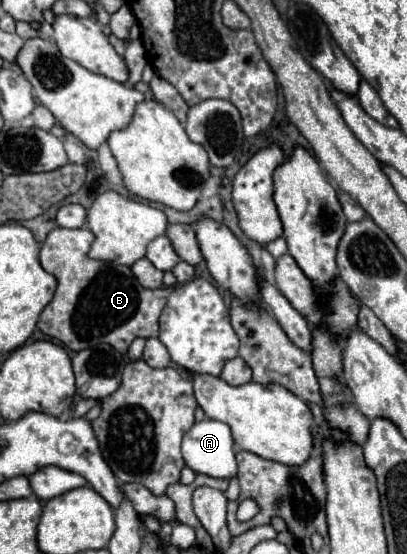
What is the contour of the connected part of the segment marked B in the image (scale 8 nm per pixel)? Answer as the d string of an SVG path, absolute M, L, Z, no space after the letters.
M55 228L49 232L47 240L41 246L41 266L43 270L47 270L49 274L57 278L57 292L55 292L55 298L41 312L37 326L45 336L59 340L69 350L79 352L79 350L85 350L87 346L97 346L105 342L125 356L135 338L139 336L151 338L159 334L159 314L163 306L167 304L171 290L169 288L157 288L157 290L143 288L133 276L129 266L119 266L119 264L109 264L109 262L89 258L87 250L91 242L93 242L93 234L89 228L77 228L77 230Z

